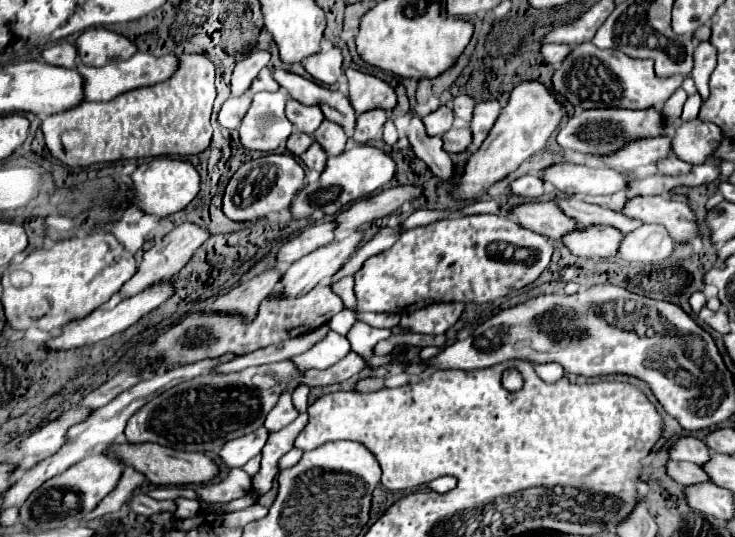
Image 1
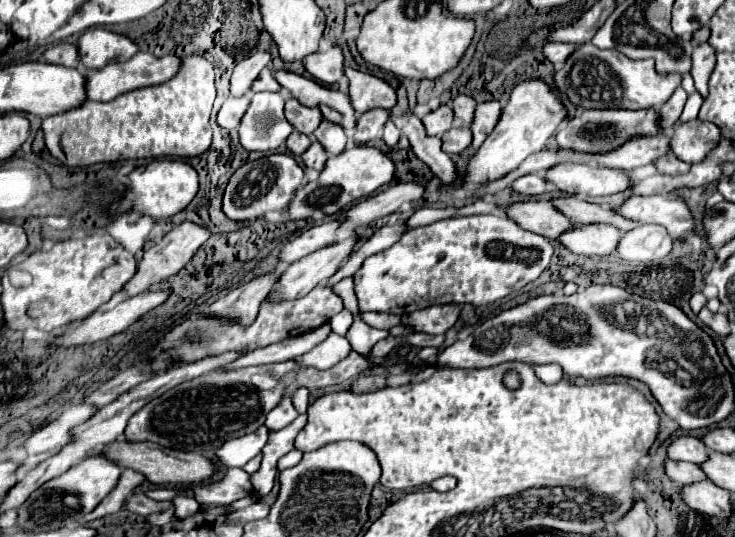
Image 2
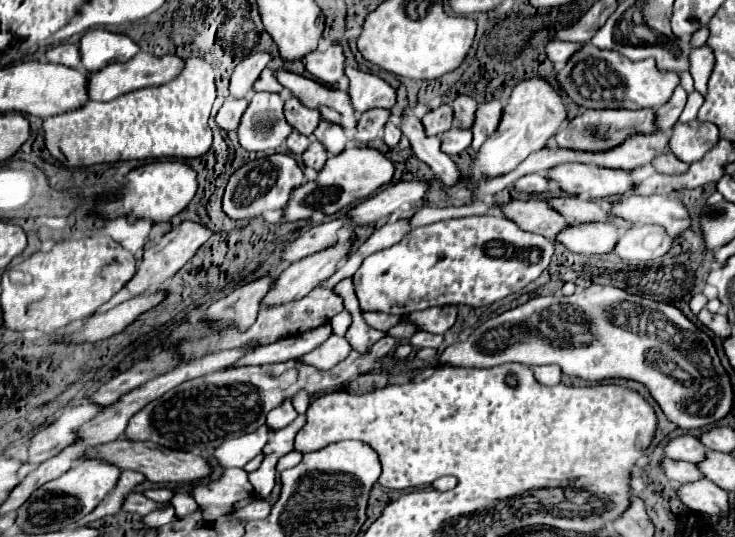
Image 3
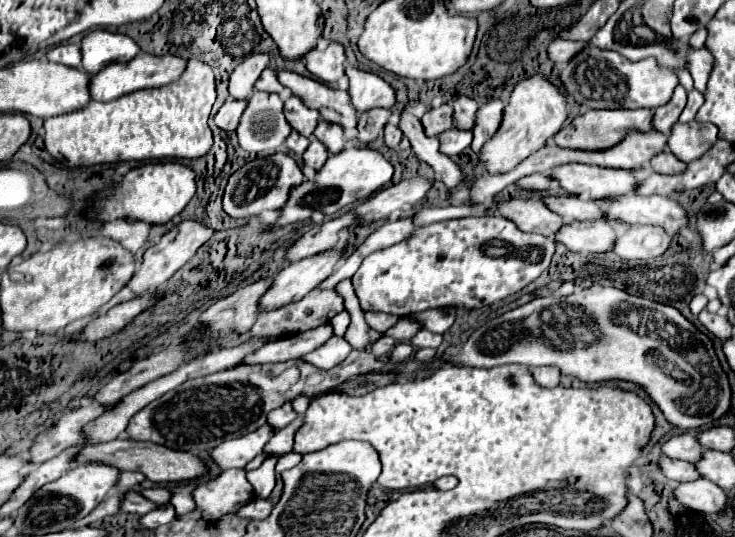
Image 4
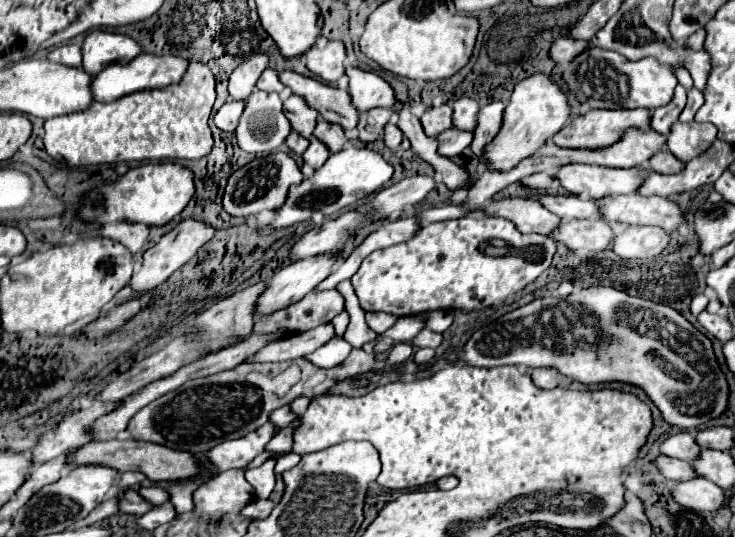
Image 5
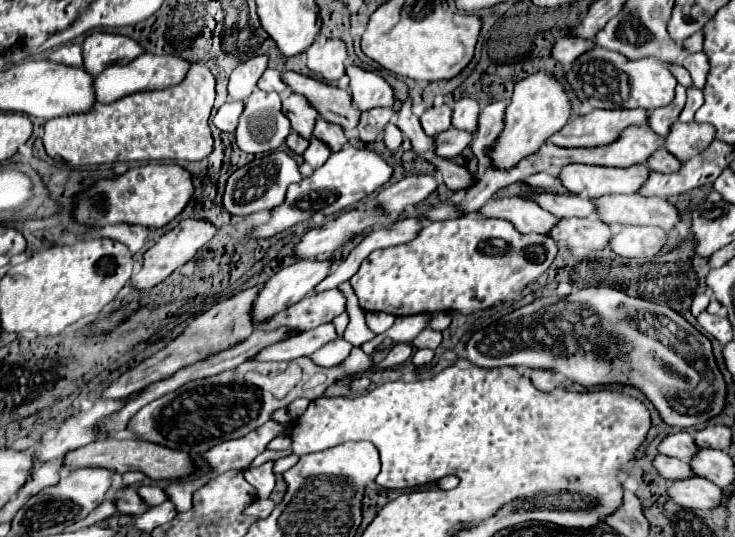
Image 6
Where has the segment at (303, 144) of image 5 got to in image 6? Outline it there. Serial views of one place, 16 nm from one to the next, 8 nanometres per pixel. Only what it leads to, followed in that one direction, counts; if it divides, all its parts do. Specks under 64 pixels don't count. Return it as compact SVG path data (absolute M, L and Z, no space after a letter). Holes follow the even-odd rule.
M292 132L288 138L286 138L286 146L296 152L296 154L302 154L306 148L308 148L308 140L304 140L302 136L298 136L296 132Z

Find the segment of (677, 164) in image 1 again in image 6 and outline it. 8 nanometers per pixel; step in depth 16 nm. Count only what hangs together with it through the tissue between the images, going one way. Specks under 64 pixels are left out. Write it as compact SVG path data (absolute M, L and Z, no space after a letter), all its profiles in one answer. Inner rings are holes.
M658 148L650 158L648 158L648 166L652 170L658 170L658 172L672 172L672 170L678 170L680 168L680 162L664 148Z

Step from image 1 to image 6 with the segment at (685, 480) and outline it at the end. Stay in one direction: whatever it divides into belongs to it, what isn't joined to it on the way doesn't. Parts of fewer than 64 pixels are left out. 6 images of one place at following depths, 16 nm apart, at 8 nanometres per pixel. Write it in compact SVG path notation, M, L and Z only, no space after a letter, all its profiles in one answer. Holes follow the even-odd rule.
M664 454L654 456L652 466L658 470L660 476L664 476L668 480L682 480L682 478L690 478L692 476L692 470L690 470L688 462L682 462L682 460L664 456Z

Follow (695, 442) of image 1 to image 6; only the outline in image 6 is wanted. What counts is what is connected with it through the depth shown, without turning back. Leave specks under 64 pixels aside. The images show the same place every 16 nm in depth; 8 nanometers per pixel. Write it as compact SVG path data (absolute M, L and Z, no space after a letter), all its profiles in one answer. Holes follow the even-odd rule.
M676 430L676 432L670 432L658 446L658 452L660 454L666 454L666 456L674 456L674 458L680 458L680 460L690 460L694 456L694 452L698 450L698 446L694 444L694 438L688 430Z

